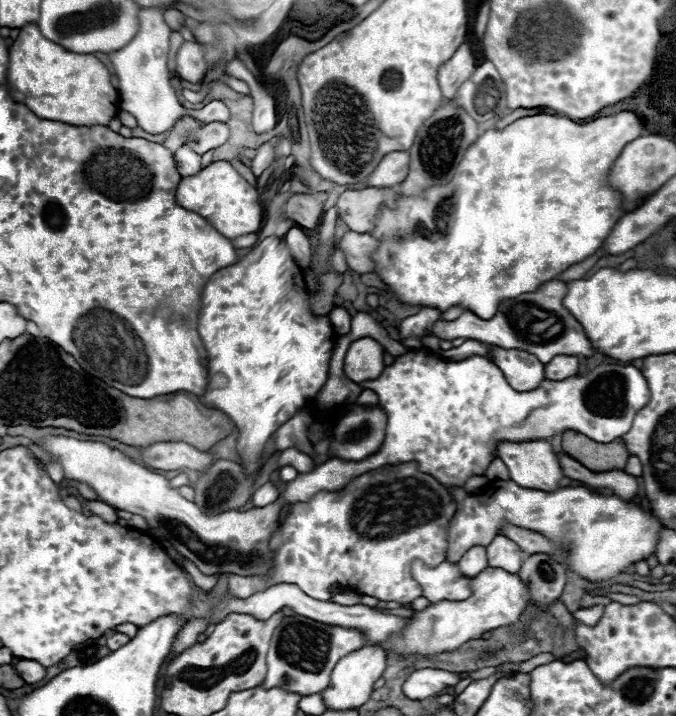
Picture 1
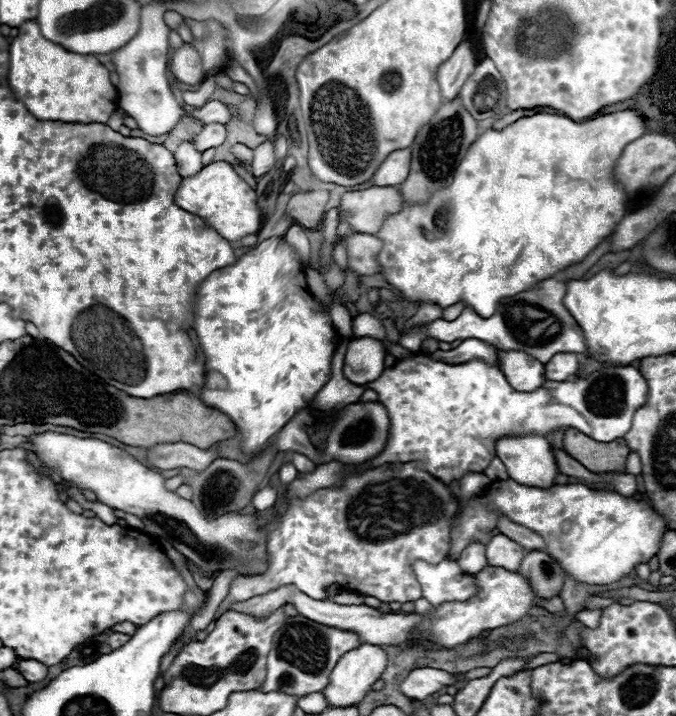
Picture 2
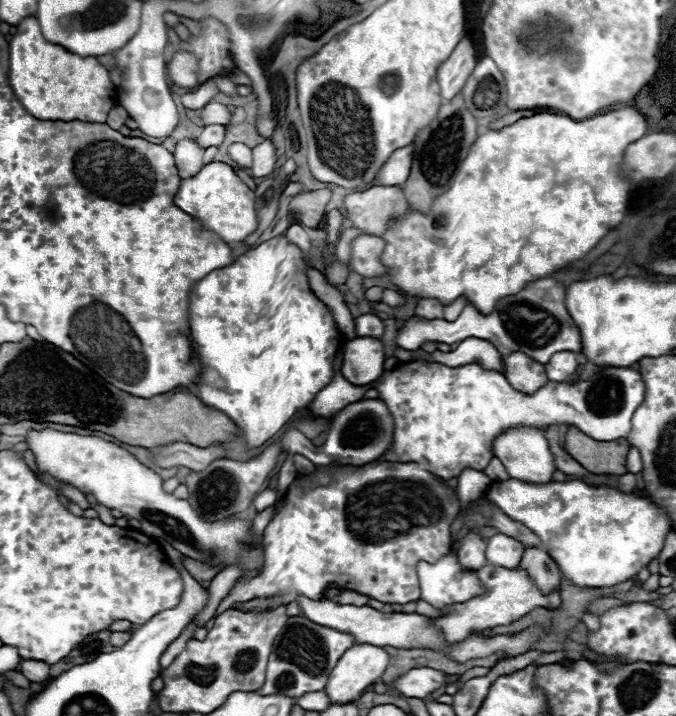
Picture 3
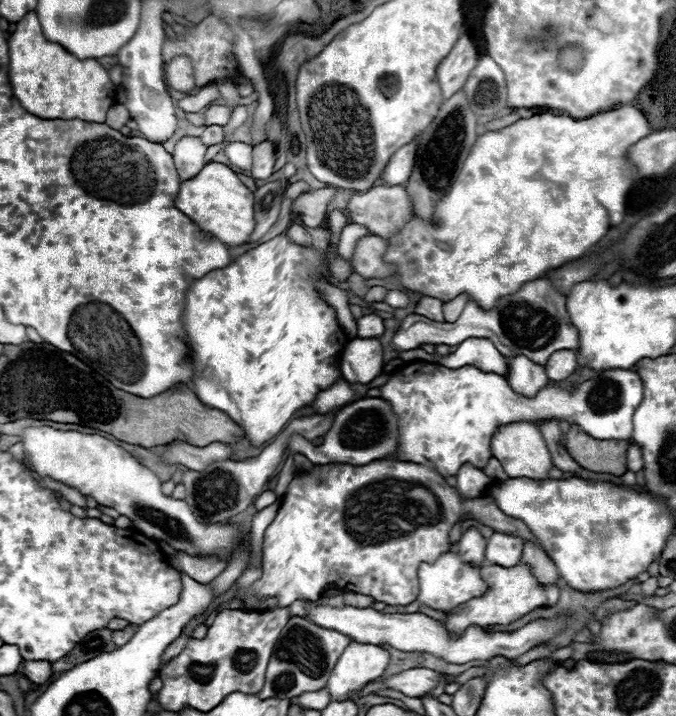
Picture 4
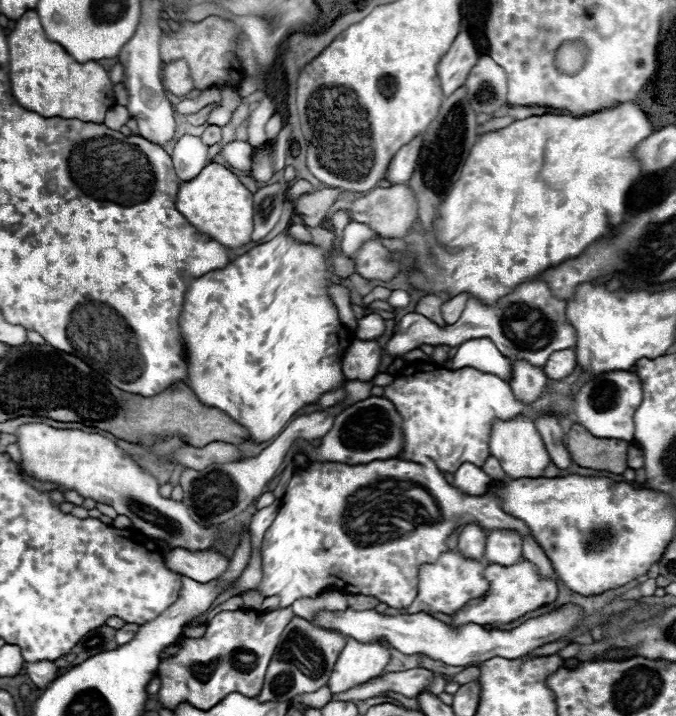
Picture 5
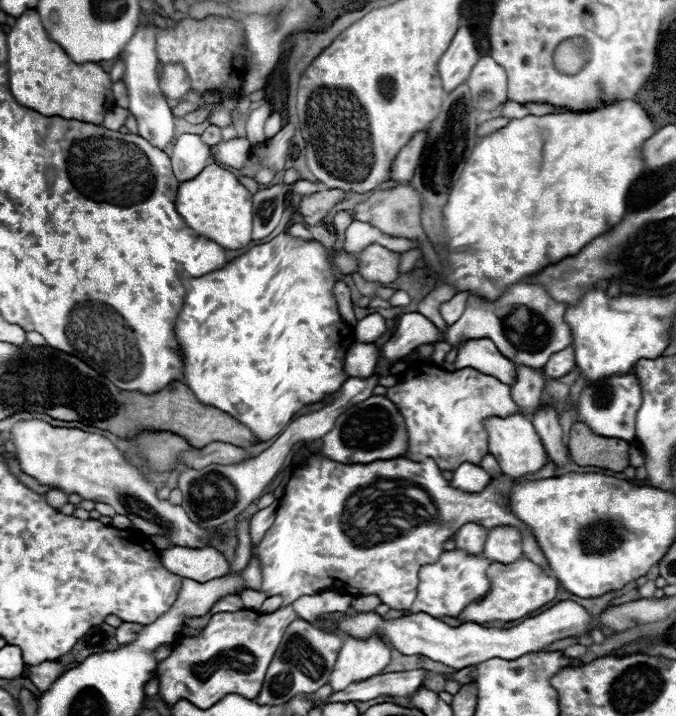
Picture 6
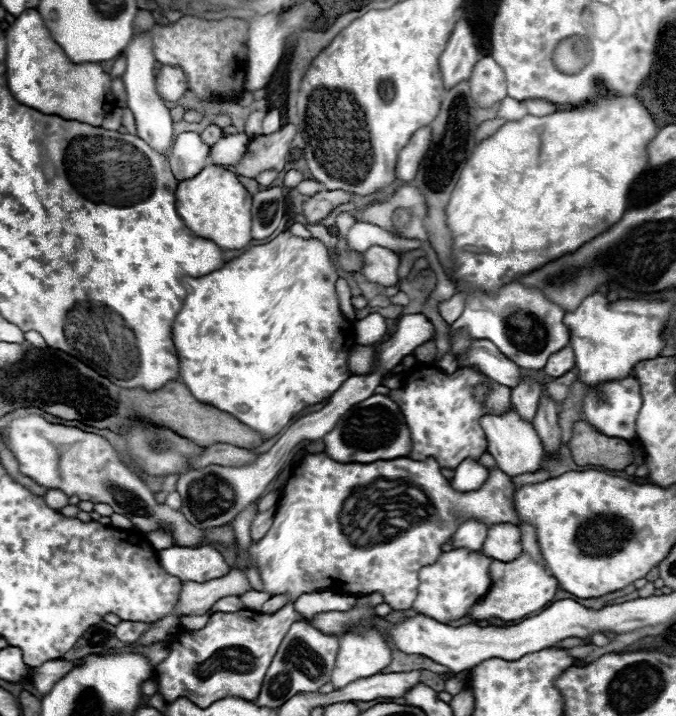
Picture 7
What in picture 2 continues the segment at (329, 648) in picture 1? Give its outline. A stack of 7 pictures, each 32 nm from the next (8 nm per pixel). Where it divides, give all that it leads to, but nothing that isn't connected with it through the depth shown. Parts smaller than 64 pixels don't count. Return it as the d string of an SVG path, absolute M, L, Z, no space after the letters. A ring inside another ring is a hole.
M292 616L286 620L284 628L272 640L272 652L268 654L268 672L262 684L262 692L280 690L292 696L306 696L310 692L322 692L328 686L328 676L344 652L360 646L354 632L344 632L338 628L328 628L316 624L304 616ZM300 662L300 668L290 664ZM306 670L306 672L304 672Z

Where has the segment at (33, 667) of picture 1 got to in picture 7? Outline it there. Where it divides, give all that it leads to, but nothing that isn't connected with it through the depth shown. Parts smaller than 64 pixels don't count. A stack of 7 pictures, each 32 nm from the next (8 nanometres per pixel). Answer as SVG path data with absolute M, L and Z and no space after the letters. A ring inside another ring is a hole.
M62 658L50 660L50 662L42 664L42 666L38 666L36 672L32 674L32 680L34 680L36 690L38 690L42 696L48 694L50 688L52 688L60 678L64 678L70 670L74 670L74 668L76 668L74 662L68 662L68 660L62 660Z

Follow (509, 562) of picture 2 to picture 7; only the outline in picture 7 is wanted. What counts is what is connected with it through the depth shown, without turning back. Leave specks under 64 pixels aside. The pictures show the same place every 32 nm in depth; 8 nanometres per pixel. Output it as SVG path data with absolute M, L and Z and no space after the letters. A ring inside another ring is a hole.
M510 522L490 526L482 552L492 560L500 560L500 562L514 560L518 554L522 554L520 528Z

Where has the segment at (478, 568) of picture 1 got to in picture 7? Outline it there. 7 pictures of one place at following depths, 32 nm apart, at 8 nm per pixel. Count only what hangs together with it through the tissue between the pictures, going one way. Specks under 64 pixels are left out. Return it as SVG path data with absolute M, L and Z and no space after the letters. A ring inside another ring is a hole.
M464 520L458 524L456 532L450 536L454 548L468 548L468 550L482 550L486 540L488 526L482 520Z

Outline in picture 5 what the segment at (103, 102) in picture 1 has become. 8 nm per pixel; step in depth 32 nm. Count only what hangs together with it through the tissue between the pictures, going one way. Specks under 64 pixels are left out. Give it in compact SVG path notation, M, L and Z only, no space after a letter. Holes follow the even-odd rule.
M28 10L20 20L16 20L14 30L8 34L8 54L12 96L20 106L40 116L76 118L82 122L102 124L106 112L116 102L112 92L114 84L110 82L108 72L94 60L84 64L72 60L60 44L48 40L34 10Z

